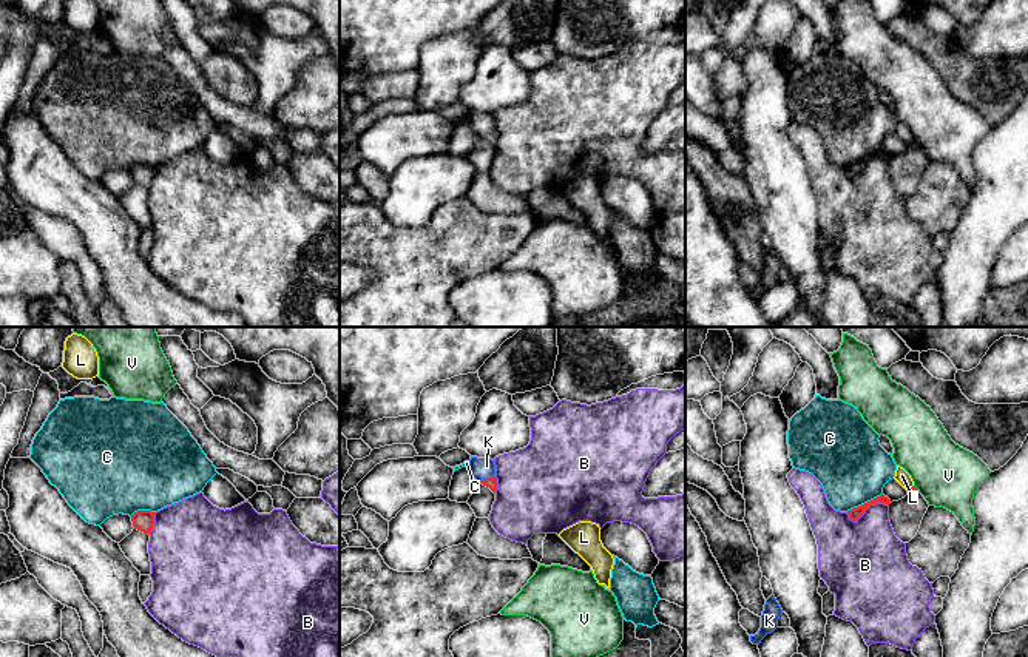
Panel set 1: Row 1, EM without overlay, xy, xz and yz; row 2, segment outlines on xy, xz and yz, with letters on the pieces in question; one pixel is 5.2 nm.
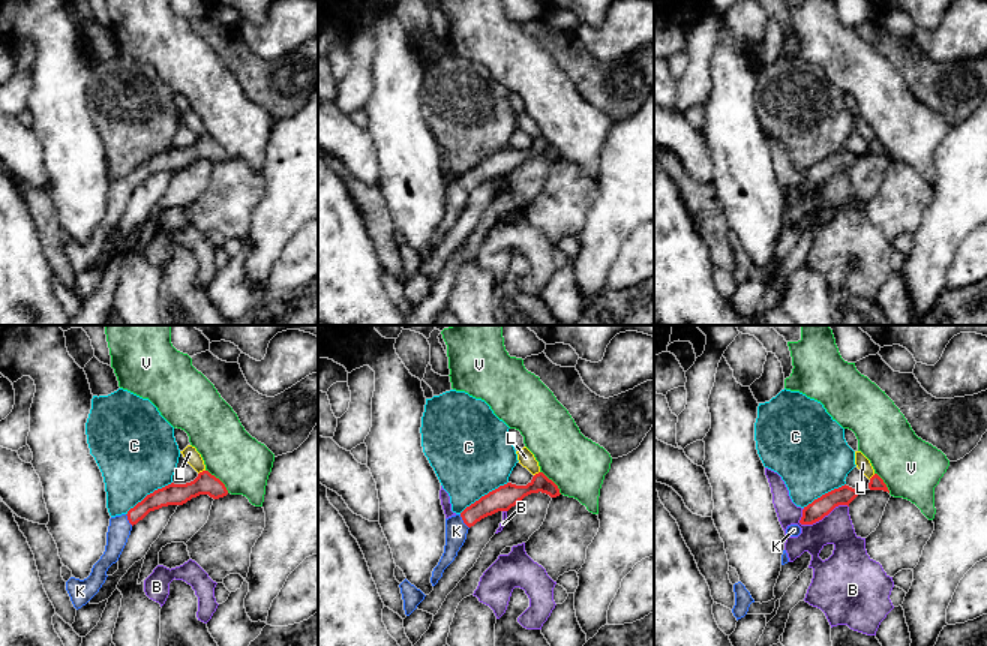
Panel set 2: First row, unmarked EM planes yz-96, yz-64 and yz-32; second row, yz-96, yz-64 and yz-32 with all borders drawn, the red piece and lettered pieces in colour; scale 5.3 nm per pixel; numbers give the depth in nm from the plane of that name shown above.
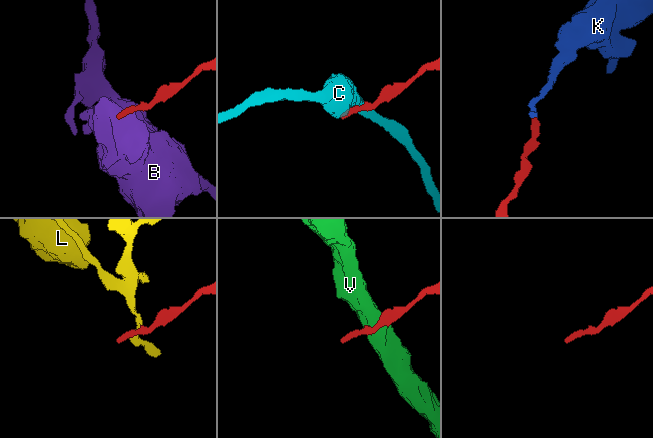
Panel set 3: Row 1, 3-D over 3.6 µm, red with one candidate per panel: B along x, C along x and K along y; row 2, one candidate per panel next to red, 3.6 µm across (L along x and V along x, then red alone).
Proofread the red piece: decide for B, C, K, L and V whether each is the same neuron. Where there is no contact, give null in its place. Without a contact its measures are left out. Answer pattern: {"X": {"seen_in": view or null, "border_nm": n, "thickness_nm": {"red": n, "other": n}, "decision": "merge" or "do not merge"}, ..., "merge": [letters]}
{"B": {"seen_in": "yz", "border_nm": 220, "thickness_nm": {"red": 70, "other": 380}, "decision": "do not merge"}, "C": {"seen_in": "yz", "border_nm": 220, "thickness_nm": {"red": 70, "other": 380}, "decision": "do not merge"}, "K": {"seen_in": "xz", "border_nm": 90, "thickness_nm": {"red": 60, "other": 110}, "decision": "merge"}, "L": {"seen_in": "yz", "border_nm": 50, "thickness_nm": {"red": 30, "other": 70}, "decision": "do not merge"}, "V": {"seen_in": "yz", "border_nm": 50, "thickness_nm": {"red": 30, "other": 320}, "decision": "do not merge"}, "merge": ["K"]}

